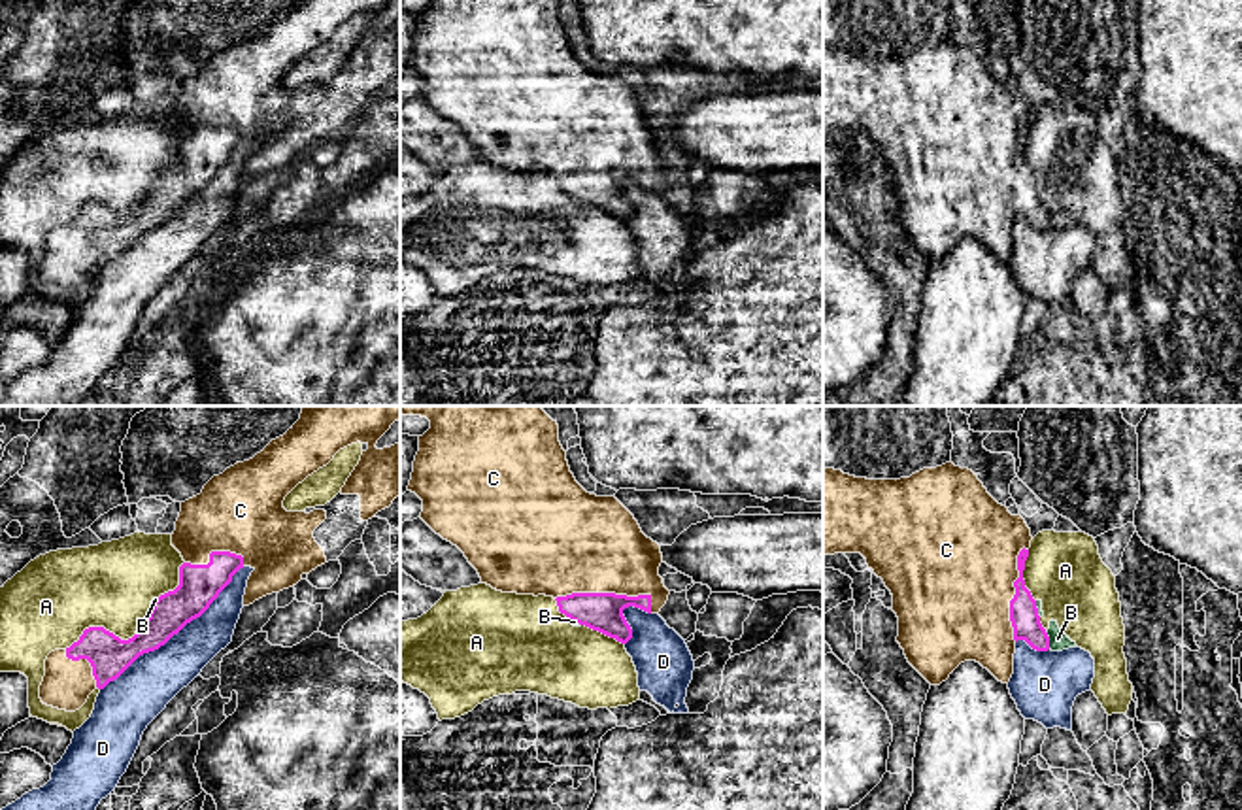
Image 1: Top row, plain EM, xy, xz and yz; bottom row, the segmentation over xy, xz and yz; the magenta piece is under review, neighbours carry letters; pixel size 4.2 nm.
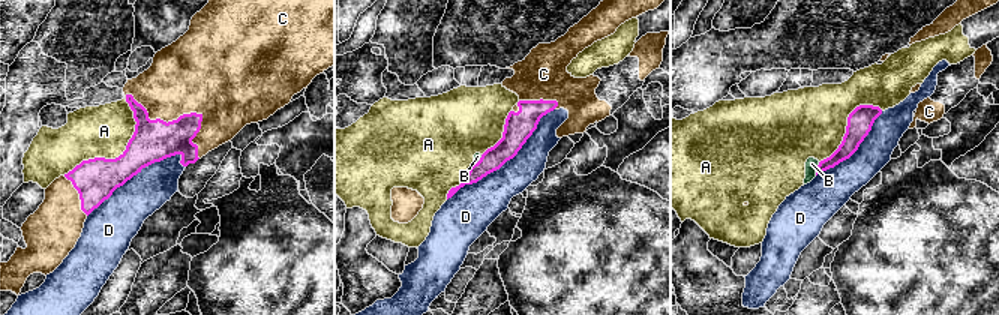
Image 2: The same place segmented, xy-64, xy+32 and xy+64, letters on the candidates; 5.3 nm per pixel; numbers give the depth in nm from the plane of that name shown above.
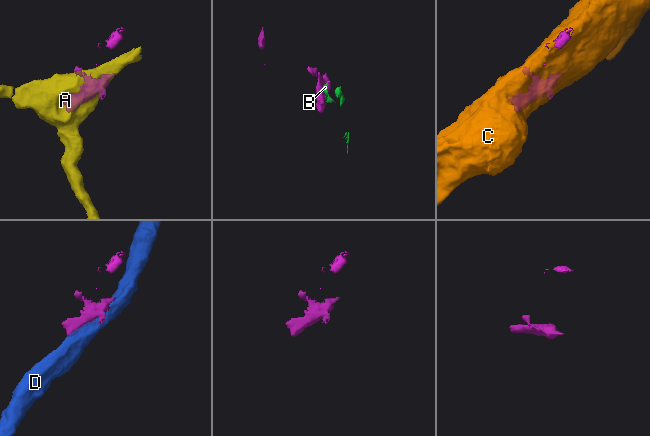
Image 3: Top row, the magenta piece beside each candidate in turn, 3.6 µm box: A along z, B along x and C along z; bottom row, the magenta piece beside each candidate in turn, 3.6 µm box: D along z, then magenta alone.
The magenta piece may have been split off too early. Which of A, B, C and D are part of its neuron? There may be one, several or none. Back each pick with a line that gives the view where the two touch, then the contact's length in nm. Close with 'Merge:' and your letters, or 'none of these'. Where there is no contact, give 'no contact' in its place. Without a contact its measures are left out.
C: contact in xz; length 420 nm
Merge: C

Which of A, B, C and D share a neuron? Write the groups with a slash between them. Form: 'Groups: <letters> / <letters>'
Groups: A B / C / D

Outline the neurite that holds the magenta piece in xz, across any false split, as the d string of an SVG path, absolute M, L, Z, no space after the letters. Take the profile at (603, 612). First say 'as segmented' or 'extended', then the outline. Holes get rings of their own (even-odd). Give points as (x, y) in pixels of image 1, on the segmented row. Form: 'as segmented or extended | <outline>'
extended | M400 406L400 413L421 415L430 421L430 429L419 436L419 451L408 485L408 491L423 500L423 512L419 517L436 534L464 553L468 563L478 570L481 583L502 593L553 597L561 614L579 625L615 638L621 644L627 644L632 638L632 629L623 616L625 608L634 606L647 614L659 614L666 604L670 591L659 576L659 566L663 563L661 546L642 532L634 515L615 497L591 495L576 481L566 461L566 451L559 442L559 425L540 406Z

